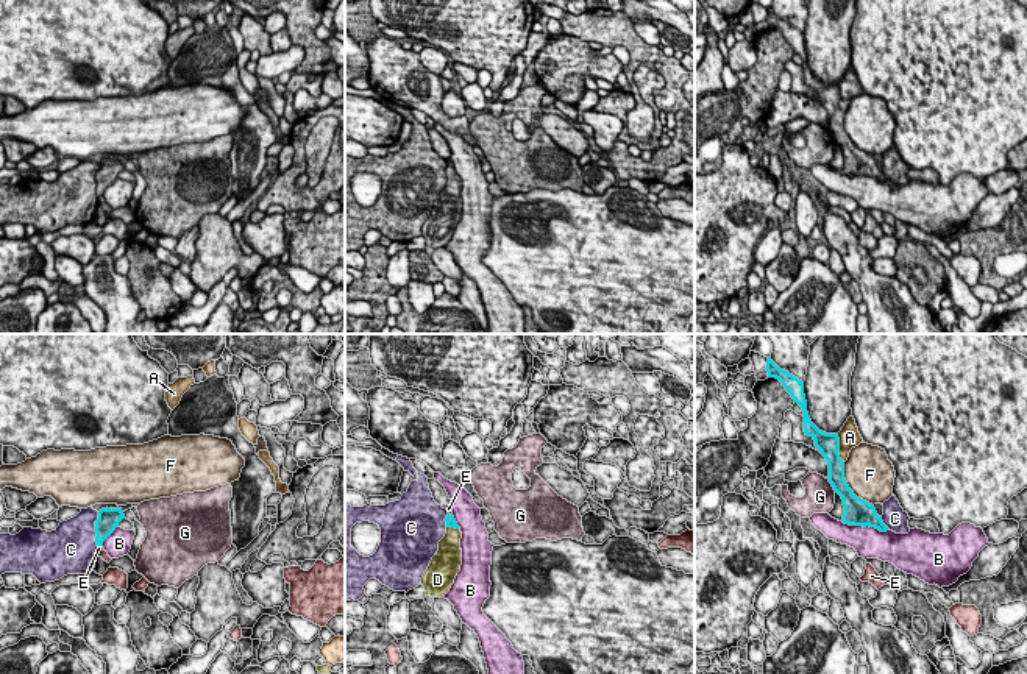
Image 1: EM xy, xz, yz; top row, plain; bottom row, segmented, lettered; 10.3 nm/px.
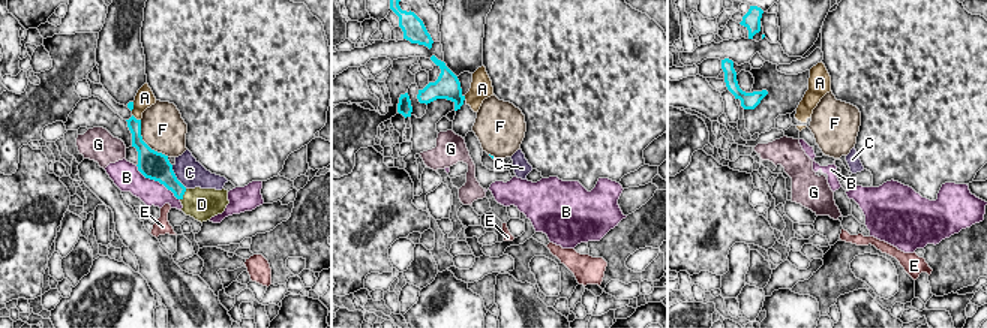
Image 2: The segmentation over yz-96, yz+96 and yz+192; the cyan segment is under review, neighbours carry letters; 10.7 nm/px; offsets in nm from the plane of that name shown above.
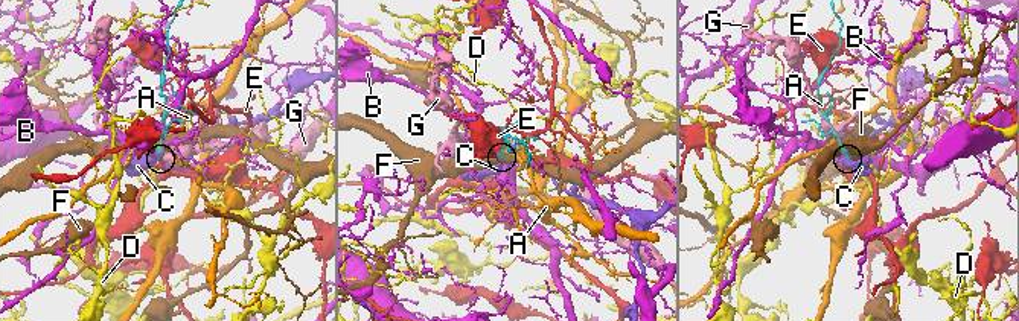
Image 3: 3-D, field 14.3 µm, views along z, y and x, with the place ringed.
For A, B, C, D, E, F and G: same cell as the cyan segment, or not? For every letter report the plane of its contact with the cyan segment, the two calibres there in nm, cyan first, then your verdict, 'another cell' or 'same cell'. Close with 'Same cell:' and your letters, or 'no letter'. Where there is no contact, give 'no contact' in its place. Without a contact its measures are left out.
A: yz | 220/220 nm | another cell
B: yz | 280/320 nm | another cell
C: xy | 220/420 nm | another cell
D: xz | 100/220 nm | same cell
E: xy | 220/90 nm | another cell
F: yz | 240/480 nm | another cell
G: yz | 160/320 nm | another cell
Same cell: D

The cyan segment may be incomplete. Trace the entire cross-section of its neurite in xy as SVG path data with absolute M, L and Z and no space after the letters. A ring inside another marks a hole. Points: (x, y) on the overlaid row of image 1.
M101 509L98 520L95 521L95 541L97 546L103 546L103 541L119 527L119 523L125 518L122 509Z

